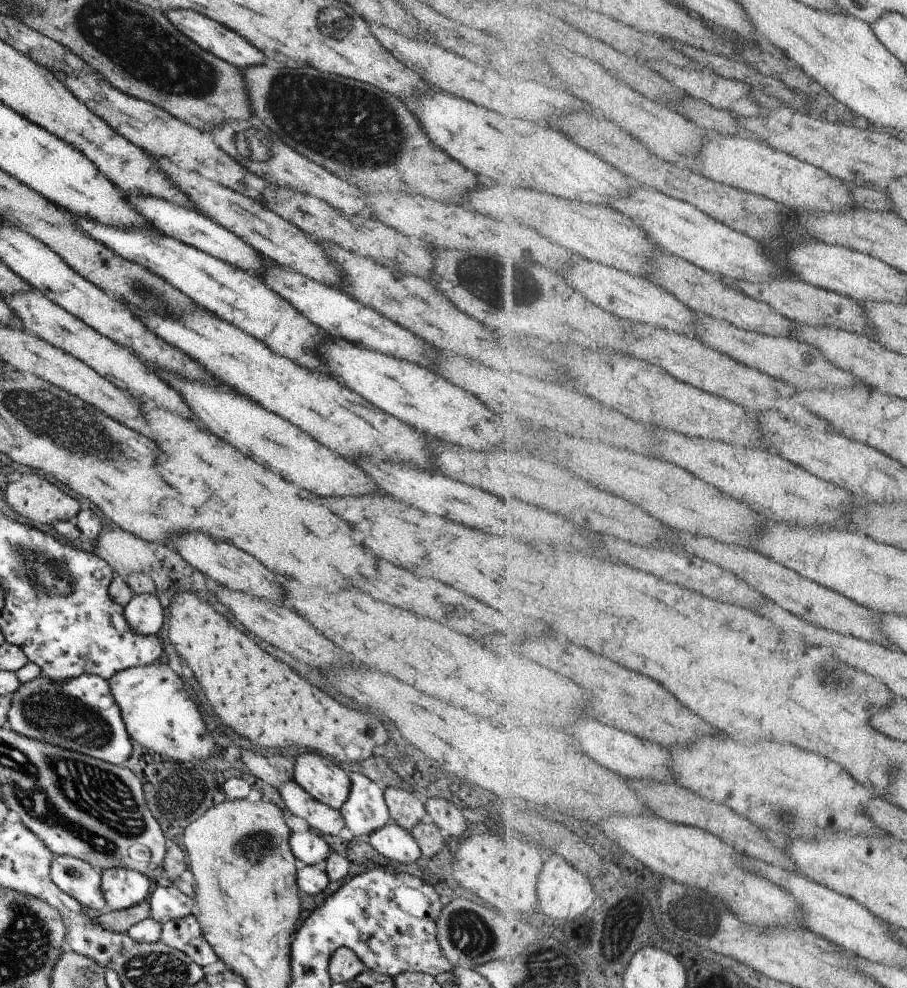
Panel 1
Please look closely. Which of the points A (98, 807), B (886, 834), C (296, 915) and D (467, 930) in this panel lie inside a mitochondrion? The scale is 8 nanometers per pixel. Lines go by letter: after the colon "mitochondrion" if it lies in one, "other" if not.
A: mitochondrion
B: other
C: other
D: mitochondrion

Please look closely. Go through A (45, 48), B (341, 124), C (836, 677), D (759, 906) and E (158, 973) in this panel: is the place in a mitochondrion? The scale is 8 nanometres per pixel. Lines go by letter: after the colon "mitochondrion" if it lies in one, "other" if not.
A: other
B: mitochondrion
C: mitochondrion
D: mitochondrion
E: mitochondrion

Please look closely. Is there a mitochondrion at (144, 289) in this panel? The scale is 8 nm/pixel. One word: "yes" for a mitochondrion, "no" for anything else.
yes

